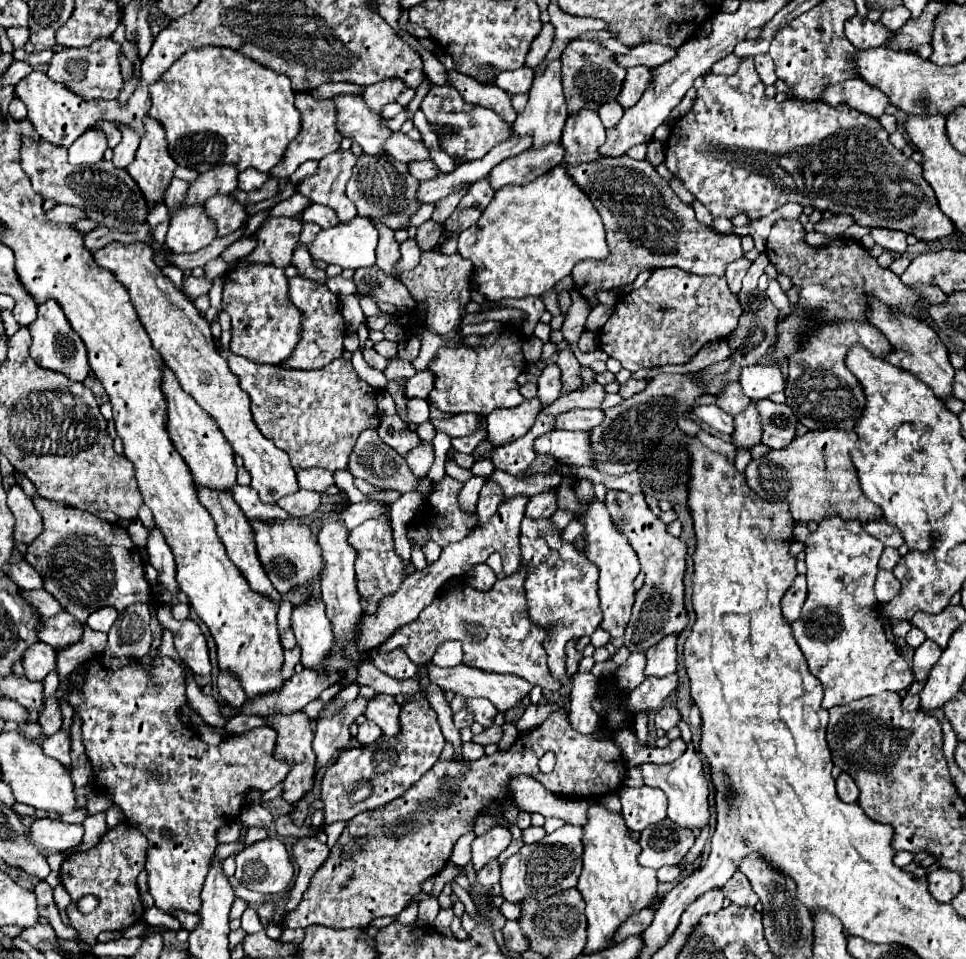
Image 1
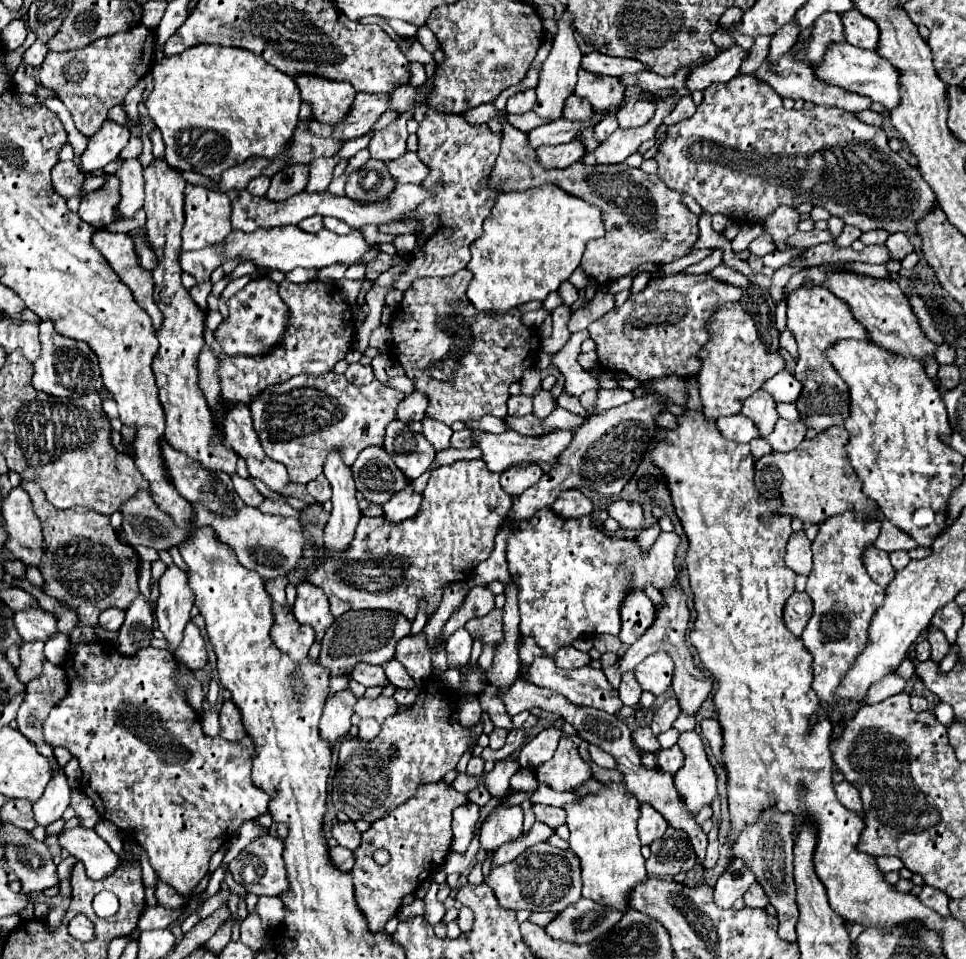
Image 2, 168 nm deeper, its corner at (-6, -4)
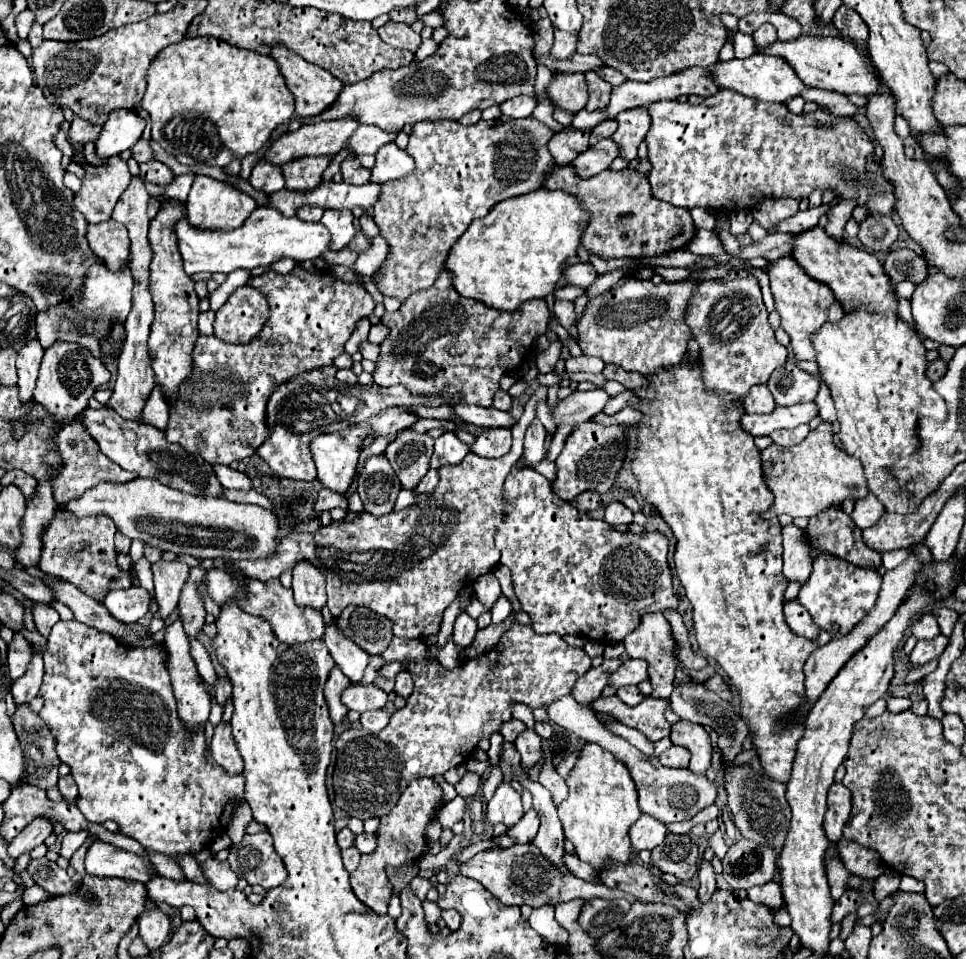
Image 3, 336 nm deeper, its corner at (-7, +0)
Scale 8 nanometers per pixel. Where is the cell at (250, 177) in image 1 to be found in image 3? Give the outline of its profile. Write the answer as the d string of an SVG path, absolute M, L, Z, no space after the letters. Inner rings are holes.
M260 162L252 168L252 176L248 180L256 190L272 194L278 192L280 188L284 188L284 176L280 166L272 166L268 162Z

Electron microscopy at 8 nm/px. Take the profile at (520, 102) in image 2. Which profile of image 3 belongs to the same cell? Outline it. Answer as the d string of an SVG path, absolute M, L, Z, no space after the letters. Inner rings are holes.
M518 96L518 98L506 100L504 104L500 104L502 114L512 116L512 118L528 118L528 116L532 116L534 108L536 108L534 96Z

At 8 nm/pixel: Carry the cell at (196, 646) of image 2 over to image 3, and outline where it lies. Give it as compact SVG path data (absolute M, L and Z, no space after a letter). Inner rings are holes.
M190 568L188 582L184 584L182 594L180 594L178 606L180 606L180 616L182 616L182 622L184 622L184 632L188 634L188 638L196 638L198 632L202 630L202 626L204 626L206 612L204 612L202 598L196 592L196 586L204 578L204 574L206 572L202 568Z

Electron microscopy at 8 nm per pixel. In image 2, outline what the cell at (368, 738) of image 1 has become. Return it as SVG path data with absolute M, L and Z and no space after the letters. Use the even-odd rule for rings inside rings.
M363 718L359 722L359 736L363 736L363 740L375 738L379 734L379 730L381 730L381 724L375 722L375 720L371 720L371 718Z

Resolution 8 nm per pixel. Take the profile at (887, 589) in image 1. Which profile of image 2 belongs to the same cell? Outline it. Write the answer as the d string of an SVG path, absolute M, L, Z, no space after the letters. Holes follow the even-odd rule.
M867 546L867 548L863 550L863 564L865 564L869 576L871 576L879 586L883 586L883 588L885 588L885 586L893 580L893 576L895 576L895 570L893 570L891 564L889 564L889 554L883 552L883 550L877 550L877 548L873 548L873 546Z

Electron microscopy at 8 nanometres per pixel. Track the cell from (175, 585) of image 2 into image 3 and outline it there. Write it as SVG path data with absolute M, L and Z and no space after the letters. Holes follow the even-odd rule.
M180 616L170 626L166 626L164 646L168 650L168 672L170 672L170 680L172 680L172 686L174 686L174 696L176 696L176 702L178 702L178 714L180 714L182 722L186 724L186 728L194 730L196 726L202 726L208 720L210 696L208 696L208 690L206 690L206 684L204 684L202 676L196 670L196 662L190 654L190 640L188 640L182 624L180 624Z

